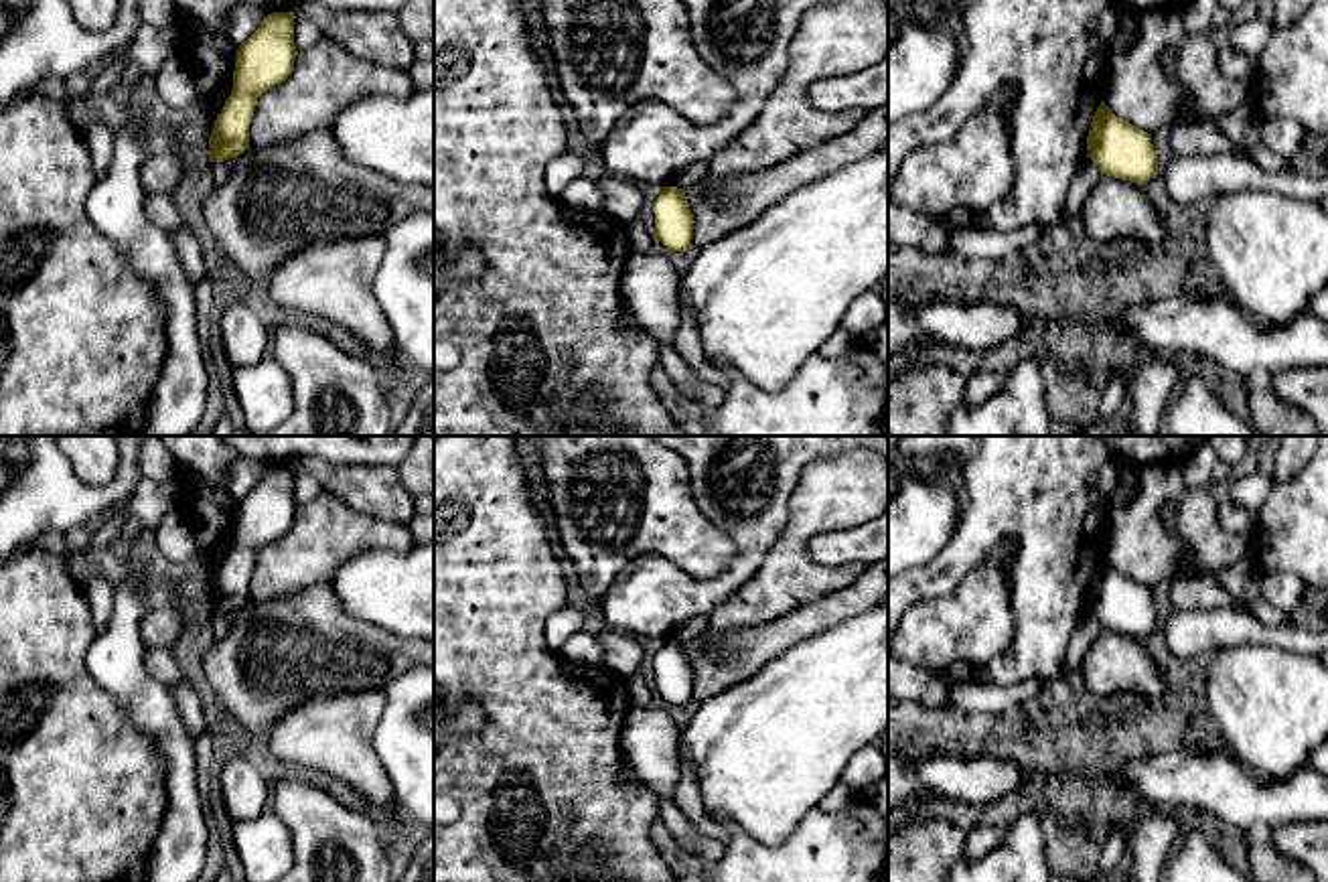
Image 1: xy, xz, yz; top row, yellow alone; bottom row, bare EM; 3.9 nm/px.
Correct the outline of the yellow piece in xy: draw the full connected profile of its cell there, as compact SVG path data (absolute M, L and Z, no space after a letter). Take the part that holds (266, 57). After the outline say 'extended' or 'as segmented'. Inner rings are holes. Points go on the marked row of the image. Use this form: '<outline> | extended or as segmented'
M272 12L237 49L233 91L209 136L209 162L237 158L249 148L249 124L257 97L282 83L294 69L294 12Z | as segmented

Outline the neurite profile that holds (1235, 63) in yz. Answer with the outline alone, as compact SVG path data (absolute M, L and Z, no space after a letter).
M1227 45L1219 53L1219 69L1227 77L1249 81L1255 77L1257 57L1251 57Z

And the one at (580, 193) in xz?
M578 176L562 191L560 203L570 209L602 211L602 193L594 180Z

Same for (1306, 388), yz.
M1294 367L1265 377L1273 393L1310 414L1322 436L1328 436L1328 367Z

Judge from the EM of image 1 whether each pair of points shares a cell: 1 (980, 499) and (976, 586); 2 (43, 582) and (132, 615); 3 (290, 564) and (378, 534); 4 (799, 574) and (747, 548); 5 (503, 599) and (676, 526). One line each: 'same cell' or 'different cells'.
1: different cells
2: different cells
3: same cell
4: different cells
5: different cells

